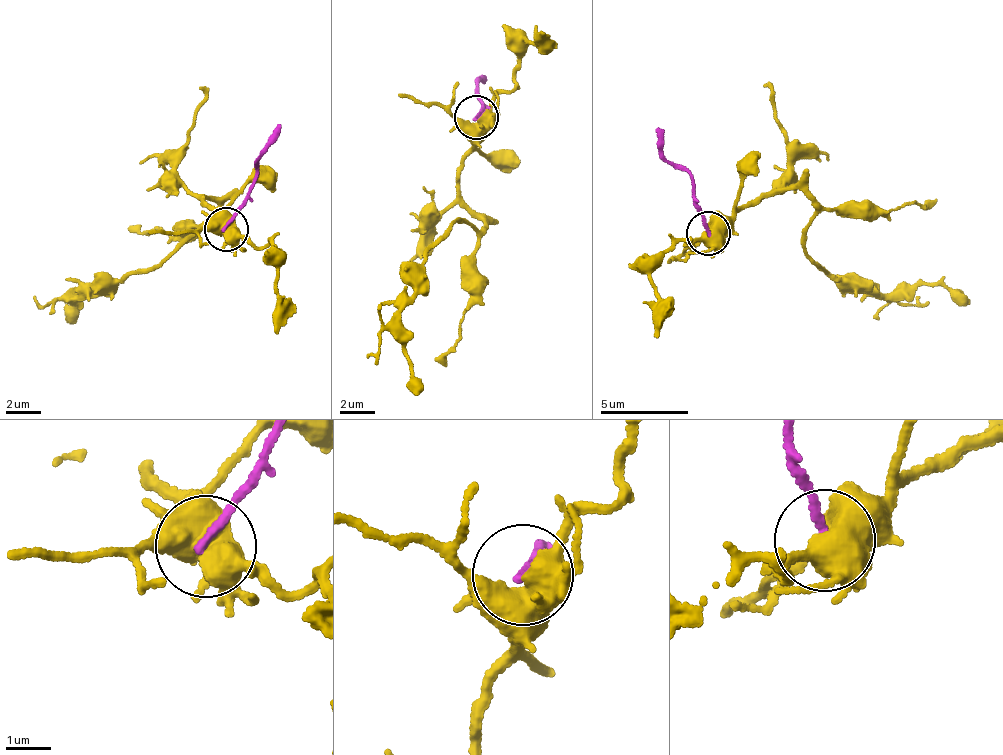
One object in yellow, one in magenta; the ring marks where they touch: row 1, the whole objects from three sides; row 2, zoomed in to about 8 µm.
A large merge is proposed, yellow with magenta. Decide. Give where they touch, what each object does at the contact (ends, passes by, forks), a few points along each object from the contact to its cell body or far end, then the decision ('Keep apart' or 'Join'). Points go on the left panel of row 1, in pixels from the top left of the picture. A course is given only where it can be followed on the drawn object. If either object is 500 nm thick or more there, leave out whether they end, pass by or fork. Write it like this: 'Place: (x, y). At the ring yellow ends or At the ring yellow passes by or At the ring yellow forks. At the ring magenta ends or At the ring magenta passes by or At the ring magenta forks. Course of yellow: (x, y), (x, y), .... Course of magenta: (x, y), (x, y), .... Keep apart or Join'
Place: (226, 229). At the ring yellow forks. At the ring magenta ends. Course of yellow: (225, 232), (202, 201), (214, 201), (205, 221), (177, 248), (110, 289), (77, 297), (72, 302), (69, 324). Course of magenta: (225, 227), (258, 172), (260, 154), (281, 123). Keep apart

